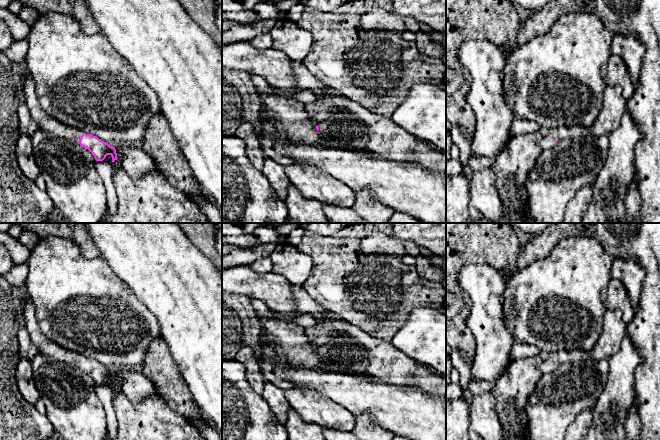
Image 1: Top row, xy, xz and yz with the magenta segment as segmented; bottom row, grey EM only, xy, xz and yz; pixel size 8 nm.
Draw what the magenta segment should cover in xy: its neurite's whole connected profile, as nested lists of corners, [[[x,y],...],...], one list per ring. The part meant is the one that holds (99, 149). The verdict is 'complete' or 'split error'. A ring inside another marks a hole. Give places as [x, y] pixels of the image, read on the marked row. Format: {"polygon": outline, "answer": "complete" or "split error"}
{"polygon": [[[31,77],[23,81],[23,91],[25,104],[27,105],[32,119],[38,124],[39,128],[56,137],[65,138],[77,142],[82,147],[88,149],[96,161],[103,161],[107,155],[112,157],[112,162],[117,160],[115,147],[102,141],[96,136],[83,133],[77,128],[64,125],[56,119],[50,117],[40,105],[36,91],[35,83]]], "answer": "split error"}

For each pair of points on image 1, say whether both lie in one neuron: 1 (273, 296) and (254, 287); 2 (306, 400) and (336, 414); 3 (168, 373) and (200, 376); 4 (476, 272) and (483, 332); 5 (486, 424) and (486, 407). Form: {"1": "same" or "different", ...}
{"1": "same", "2": "same", "3": "different", "4": "same", "5": "same"}

